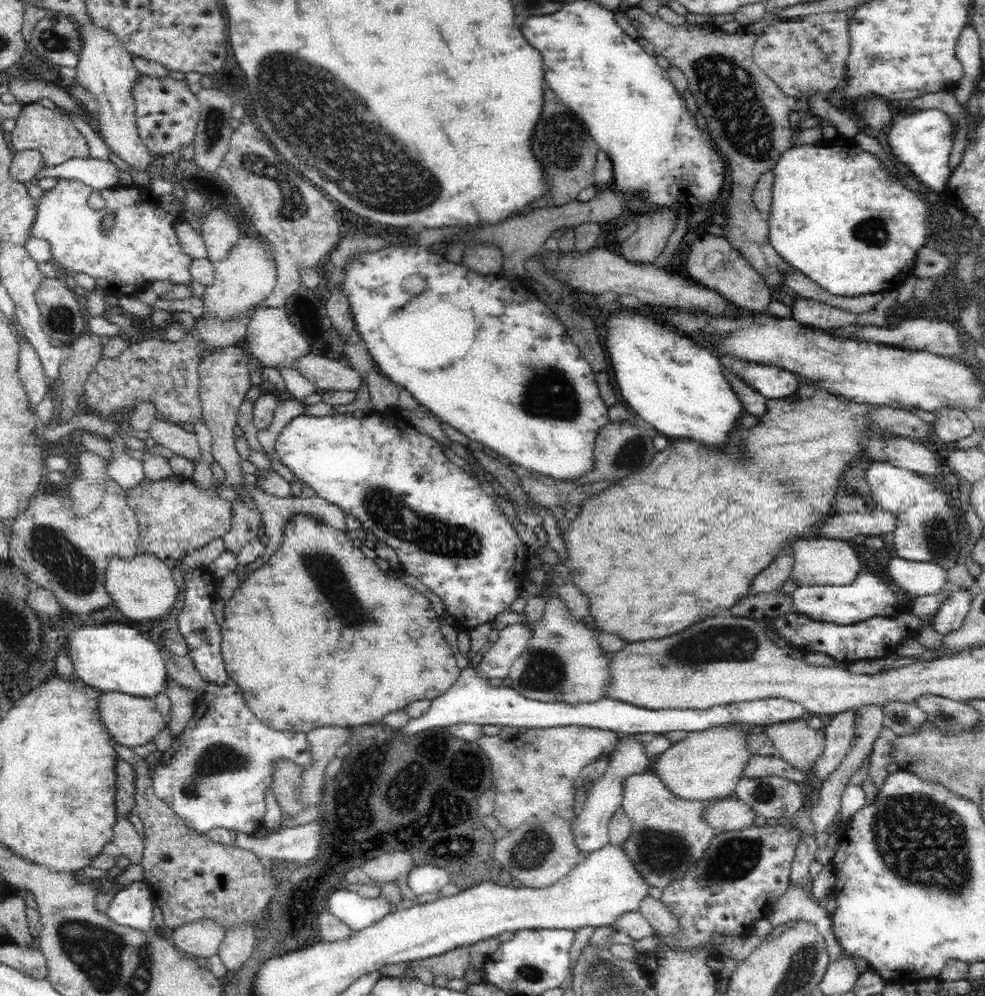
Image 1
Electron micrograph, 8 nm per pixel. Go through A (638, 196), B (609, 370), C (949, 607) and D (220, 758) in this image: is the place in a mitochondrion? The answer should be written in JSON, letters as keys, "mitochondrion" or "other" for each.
{"A":"other","B":"other","C":"other","D":"mitochondrion"}

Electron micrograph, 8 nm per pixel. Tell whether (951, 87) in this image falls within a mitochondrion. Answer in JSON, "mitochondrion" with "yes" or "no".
{"mitochondrion":"no"}

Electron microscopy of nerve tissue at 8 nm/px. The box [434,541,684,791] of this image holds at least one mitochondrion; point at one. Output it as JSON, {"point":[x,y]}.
{"point":[544,672]}

